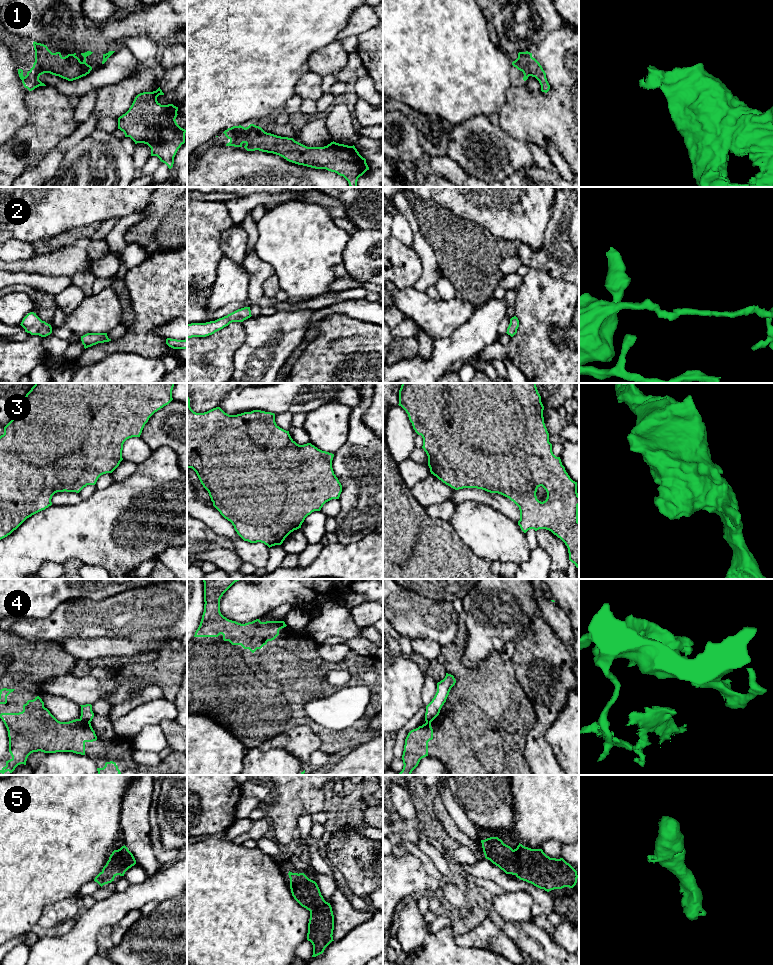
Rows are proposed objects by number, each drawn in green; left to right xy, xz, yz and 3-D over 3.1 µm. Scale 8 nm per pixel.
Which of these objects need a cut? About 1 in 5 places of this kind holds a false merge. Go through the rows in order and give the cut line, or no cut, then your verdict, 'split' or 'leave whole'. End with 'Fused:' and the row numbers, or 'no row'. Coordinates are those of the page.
1: no cut; leave whole
2: no cut; leave whole
3: no cut; leave whole
4: cut in xy along (80, 718), (89, 722); split
5: no cut; leave whole
Fused: 4

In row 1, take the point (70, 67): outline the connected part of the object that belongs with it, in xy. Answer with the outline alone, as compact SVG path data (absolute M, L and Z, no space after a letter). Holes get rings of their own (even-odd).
M33 42L35 50L35 62L33 67L23 76L23 70L18 69L18 74L25 88L29 91L34 90L39 86L46 86L39 80L39 77L44 73L50 73L59 76L68 81L73 81L86 76L92 70L92 67L86 63L86 57L93 52L87 51L81 53L84 60L74 54L68 54L63 57L60 52L52 53L44 44Z

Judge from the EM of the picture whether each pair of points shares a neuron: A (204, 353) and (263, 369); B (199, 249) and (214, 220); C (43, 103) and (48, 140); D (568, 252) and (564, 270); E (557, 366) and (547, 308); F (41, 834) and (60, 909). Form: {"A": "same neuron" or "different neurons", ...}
{"A": "different neurons", "B": "same neuron", "C": "same neuron", "D": "same neuron", "E": "same neuron", "F": "different neurons"}

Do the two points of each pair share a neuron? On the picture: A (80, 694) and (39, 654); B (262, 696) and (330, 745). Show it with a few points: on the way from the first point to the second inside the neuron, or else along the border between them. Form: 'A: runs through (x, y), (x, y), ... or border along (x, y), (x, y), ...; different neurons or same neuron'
A: border along (70, 673), (49, 677), (40, 684); different neurons
B: runs through (280, 710), (295, 718), (304, 719), (316, 728); same neuron

